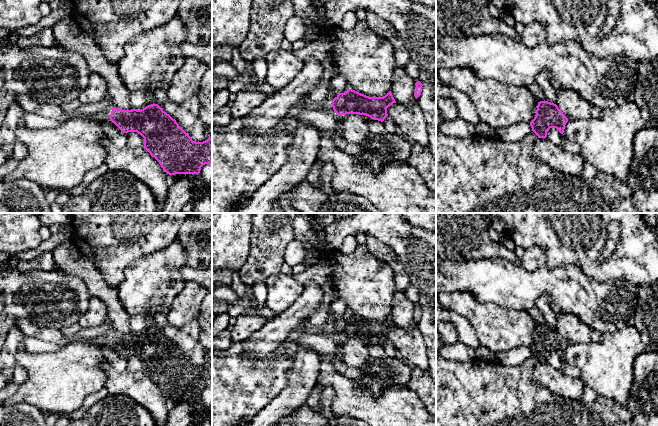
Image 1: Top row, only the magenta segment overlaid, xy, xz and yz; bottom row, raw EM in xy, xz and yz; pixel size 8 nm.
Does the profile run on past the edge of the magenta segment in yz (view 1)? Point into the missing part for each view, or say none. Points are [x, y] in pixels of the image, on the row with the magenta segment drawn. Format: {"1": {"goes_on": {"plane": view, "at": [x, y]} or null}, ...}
{"1": {"goes_on": null}}

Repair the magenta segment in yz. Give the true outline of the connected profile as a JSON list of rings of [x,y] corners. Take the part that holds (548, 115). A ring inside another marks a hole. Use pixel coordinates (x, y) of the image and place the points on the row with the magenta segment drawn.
[[[544,100],[538,102],[536,115],[530,126],[538,138],[546,138],[550,128],[556,128],[563,134],[567,122],[568,118],[556,104]]]

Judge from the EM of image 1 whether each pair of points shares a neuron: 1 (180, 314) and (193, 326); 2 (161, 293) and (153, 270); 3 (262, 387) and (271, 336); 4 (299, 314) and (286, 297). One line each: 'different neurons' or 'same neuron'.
1: different neurons
2: same neuron
3: different neurons
4: different neurons

